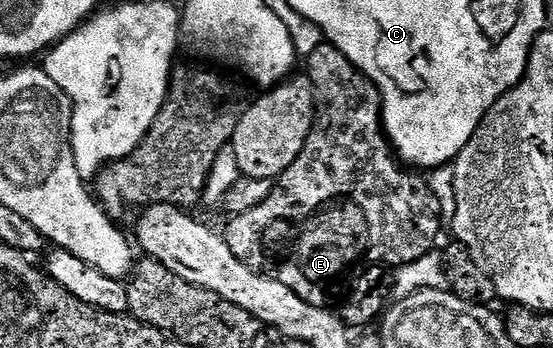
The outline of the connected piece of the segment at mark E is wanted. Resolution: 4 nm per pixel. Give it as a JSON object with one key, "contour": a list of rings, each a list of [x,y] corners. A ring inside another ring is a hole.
{"contour":[[[328,42],[307,57],[307,64],[307,79],[313,84],[316,104],[311,134],[299,158],[274,183],[272,194],[255,210],[232,217],[223,228],[223,235],[239,262],[267,278],[283,282],[303,302],[323,308],[330,303],[328,300],[340,301],[346,295],[351,280],[345,275],[352,268],[400,266],[430,255],[441,232],[441,200],[420,171],[410,170],[395,155],[385,134],[381,92],[373,81]]]}

